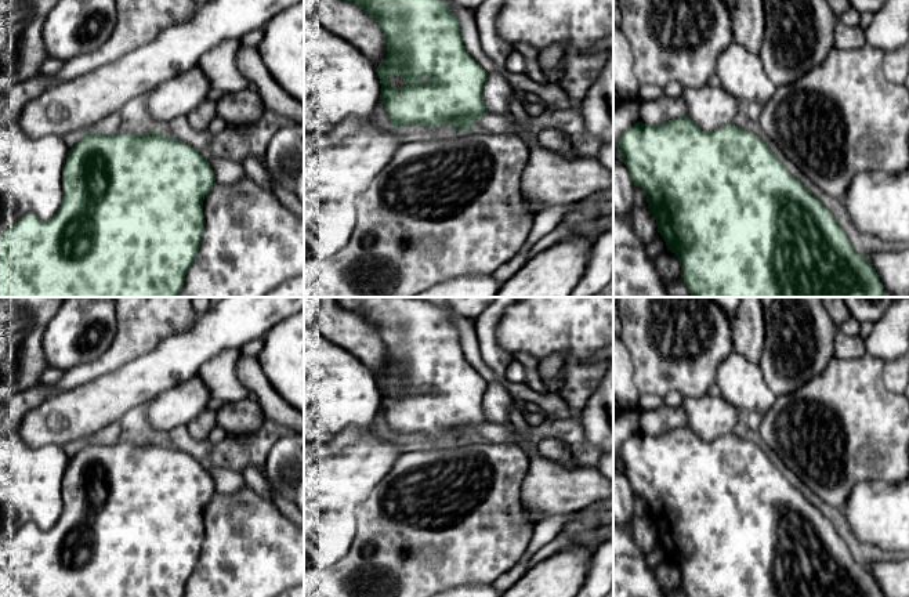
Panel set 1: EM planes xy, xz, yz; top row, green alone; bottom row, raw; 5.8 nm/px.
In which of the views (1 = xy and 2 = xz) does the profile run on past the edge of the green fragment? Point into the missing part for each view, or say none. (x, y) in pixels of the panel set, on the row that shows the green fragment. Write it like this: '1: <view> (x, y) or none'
1: none
2: none

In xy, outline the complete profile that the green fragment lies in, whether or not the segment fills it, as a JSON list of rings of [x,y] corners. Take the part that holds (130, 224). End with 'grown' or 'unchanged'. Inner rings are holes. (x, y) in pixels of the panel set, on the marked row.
[[[93,131],[83,133],[80,141],[73,148],[70,148],[62,169],[62,203],[57,214],[52,218],[44,221],[36,214],[29,213],[0,235],[0,297],[177,297],[184,286],[185,275],[193,264],[200,247],[202,235],[206,225],[203,199],[214,184],[216,177],[210,163],[195,148],[182,141],[167,138],[160,131],[151,131],[146,134],[116,133],[111,135],[94,134]]] | unchanged

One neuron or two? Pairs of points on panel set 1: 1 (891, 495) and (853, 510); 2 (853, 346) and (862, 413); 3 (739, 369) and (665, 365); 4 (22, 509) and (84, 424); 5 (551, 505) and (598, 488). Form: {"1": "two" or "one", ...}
{"1": "one", "2": "two", "3": "two", "4": "two", "5": "one"}

